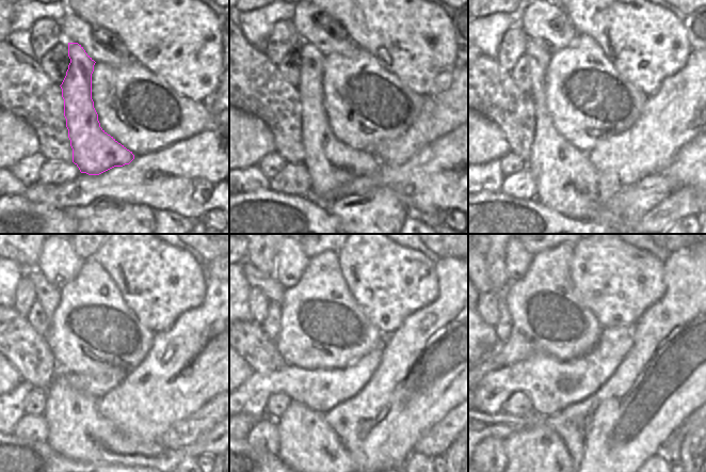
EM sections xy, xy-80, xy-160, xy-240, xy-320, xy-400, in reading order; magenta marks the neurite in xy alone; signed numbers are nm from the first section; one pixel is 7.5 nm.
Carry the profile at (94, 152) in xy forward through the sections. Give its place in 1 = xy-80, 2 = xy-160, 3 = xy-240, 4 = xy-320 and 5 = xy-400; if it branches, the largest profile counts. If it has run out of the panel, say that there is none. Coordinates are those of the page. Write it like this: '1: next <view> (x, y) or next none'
1: next xy-80 (331, 163)
2: next xy-160 (567, 183)
3: next xy-240 (77, 430)
4: next xy-320 (307, 444)
5: next xy-400 (540, 451)

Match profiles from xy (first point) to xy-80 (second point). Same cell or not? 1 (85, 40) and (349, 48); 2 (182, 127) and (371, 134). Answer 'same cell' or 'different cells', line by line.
1: same cell
2: same cell

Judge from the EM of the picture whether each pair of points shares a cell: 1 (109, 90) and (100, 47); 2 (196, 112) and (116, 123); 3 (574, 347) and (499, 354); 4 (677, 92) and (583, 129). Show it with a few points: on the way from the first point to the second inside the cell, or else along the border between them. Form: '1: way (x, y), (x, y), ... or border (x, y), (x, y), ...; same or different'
1: border (96, 61), (114, 67), (122, 67), (128, 64); different
2: way (176, 129), (164, 134), (137, 132); same
3: way (556, 345), (520, 345), (517, 348); same
4: border (648, 96), (640, 115), (630, 126); different

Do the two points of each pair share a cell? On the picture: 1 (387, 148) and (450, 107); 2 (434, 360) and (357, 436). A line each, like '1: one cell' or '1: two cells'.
1: one cell
2: one cell

